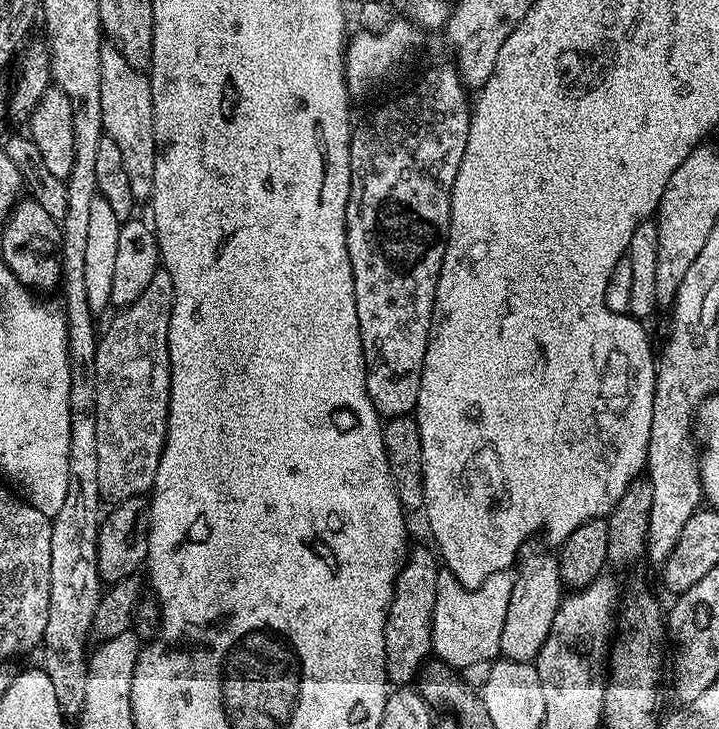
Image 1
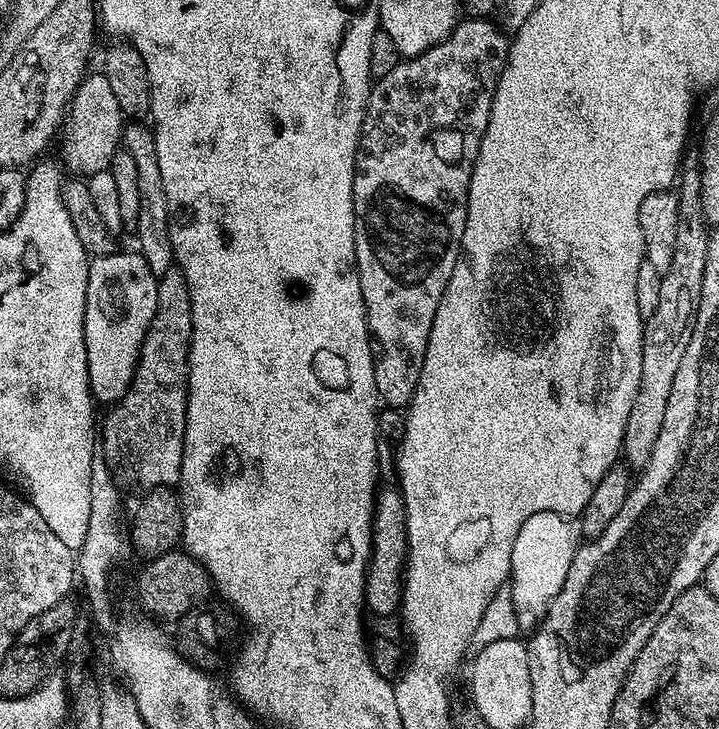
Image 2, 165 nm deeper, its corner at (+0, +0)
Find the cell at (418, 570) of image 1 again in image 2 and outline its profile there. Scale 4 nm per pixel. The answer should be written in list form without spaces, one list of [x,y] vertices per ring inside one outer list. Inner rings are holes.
[[[381,487],[376,493],[376,508],[372,511],[372,556],[364,579],[364,602],[369,613],[388,616],[400,608],[402,577],[408,558],[406,538],[406,506],[399,487]]]

